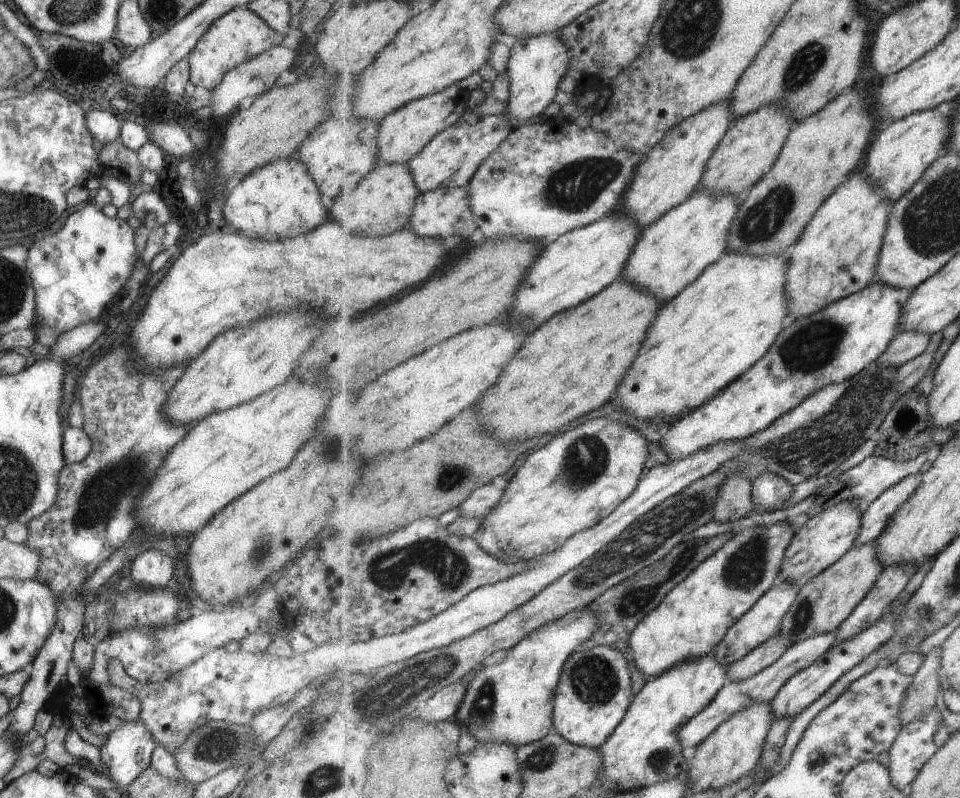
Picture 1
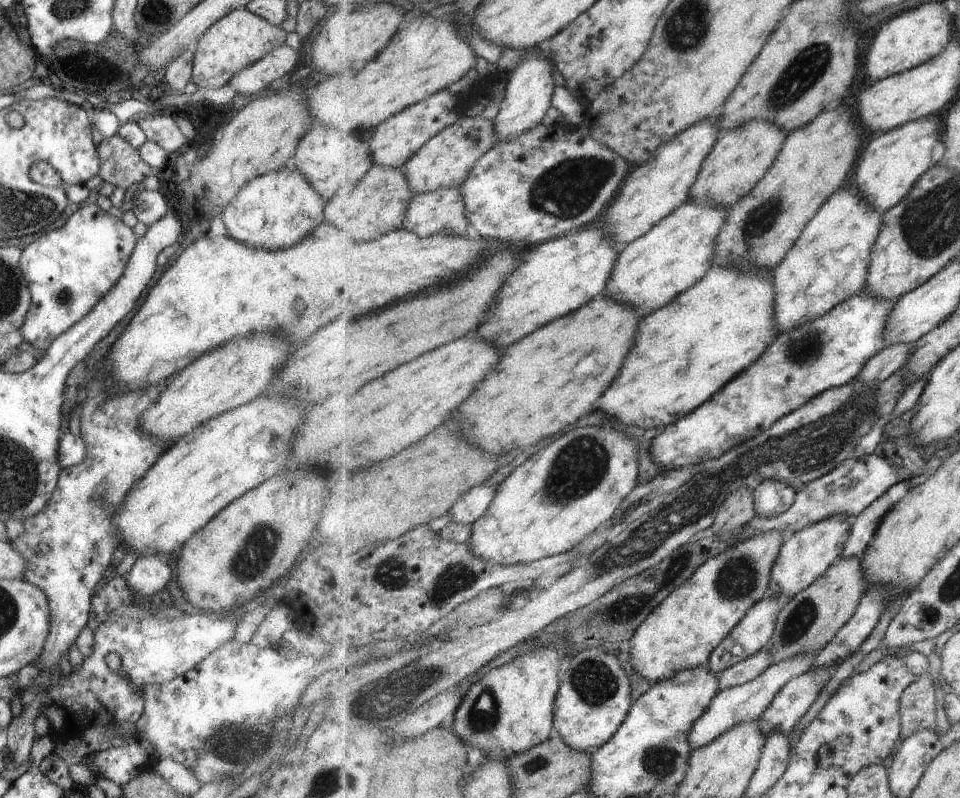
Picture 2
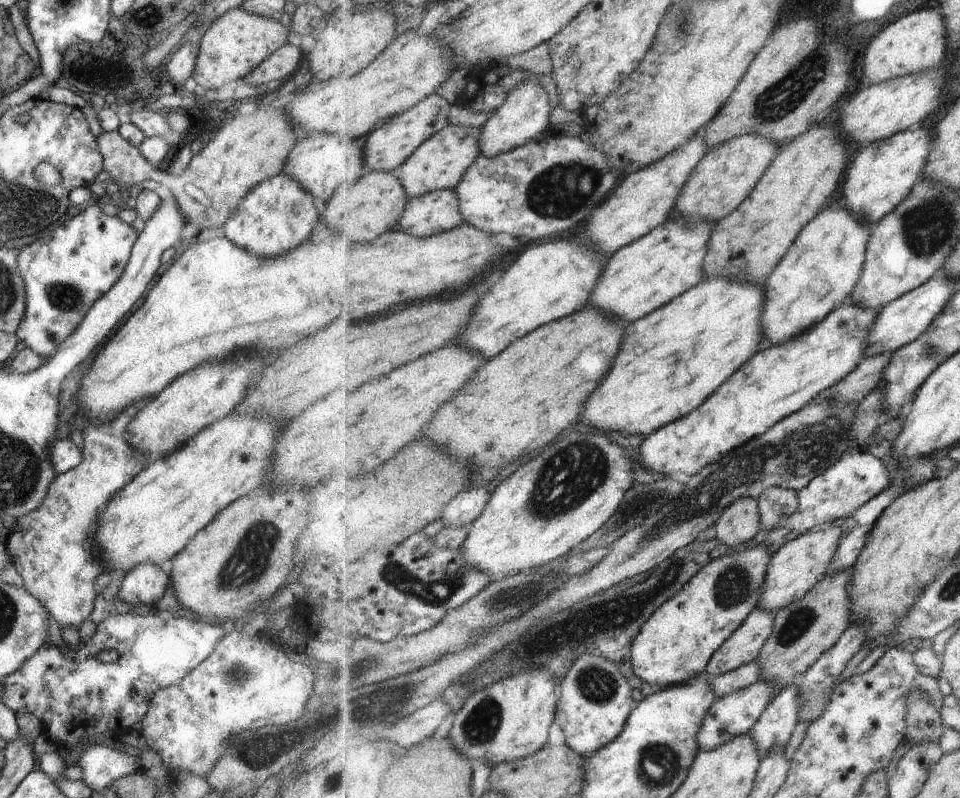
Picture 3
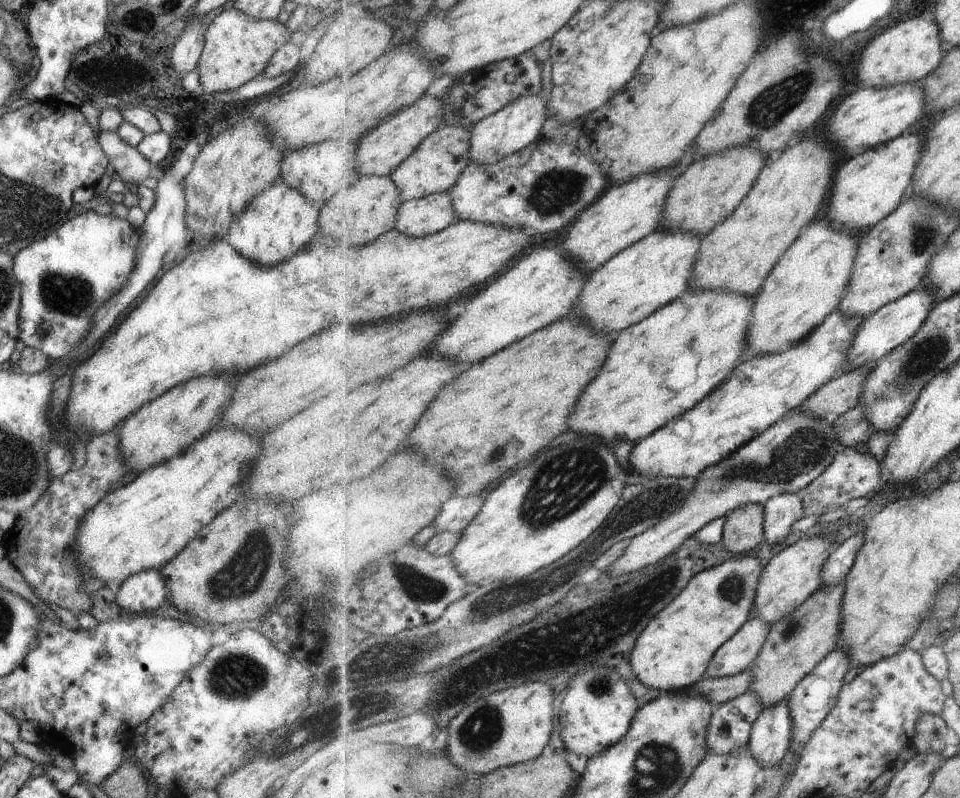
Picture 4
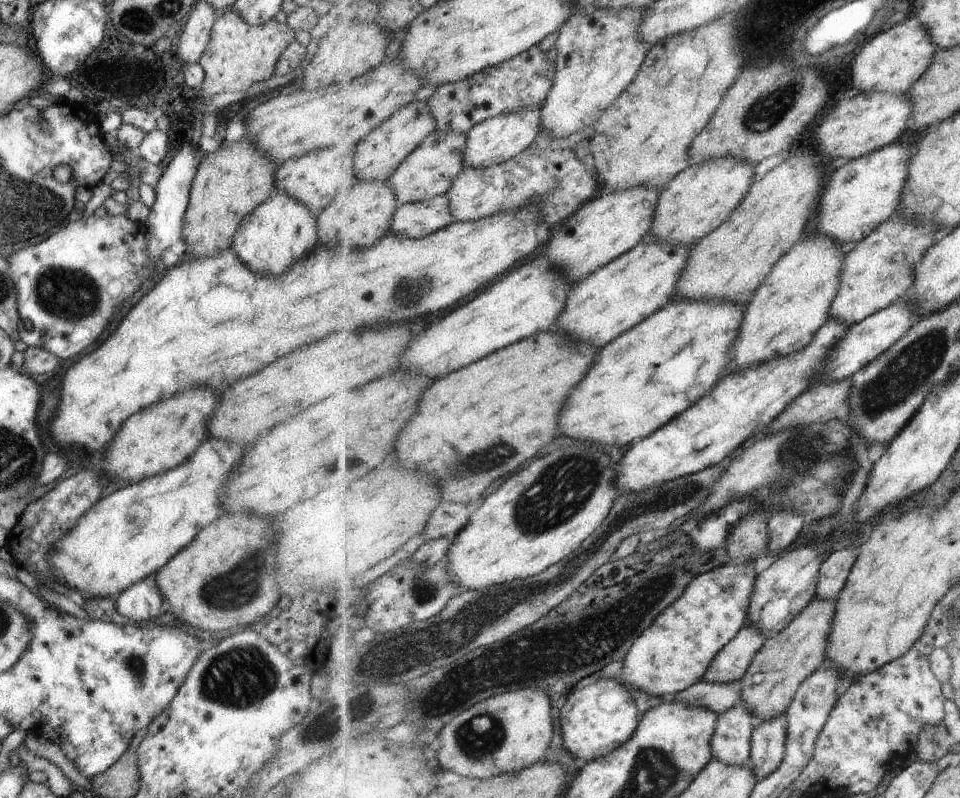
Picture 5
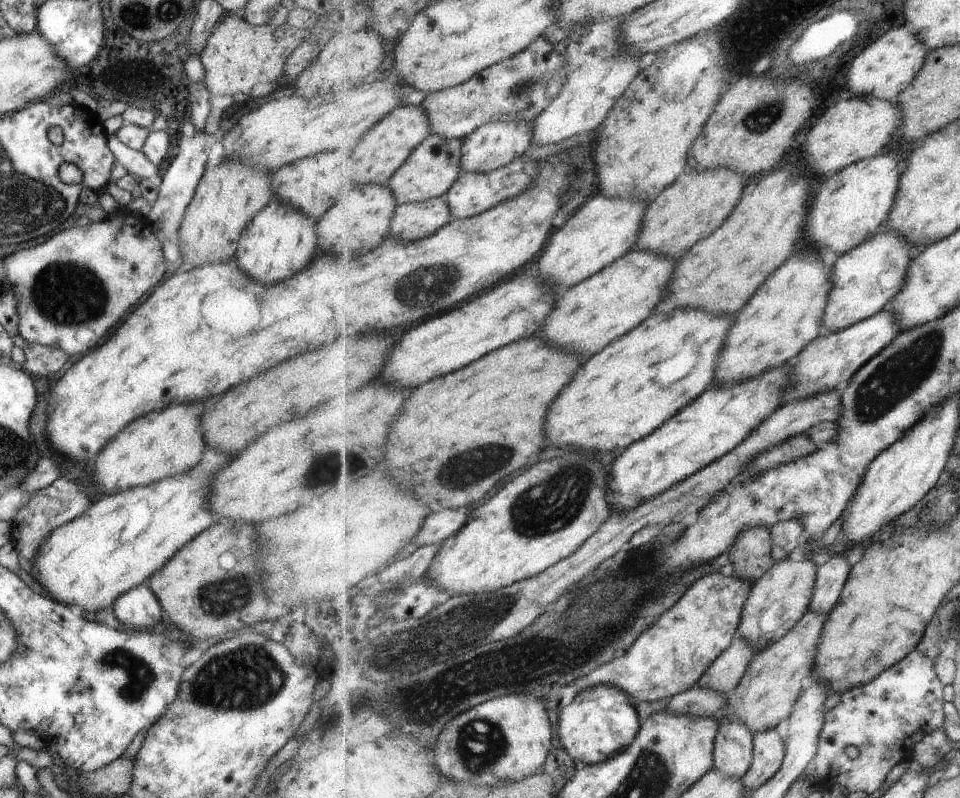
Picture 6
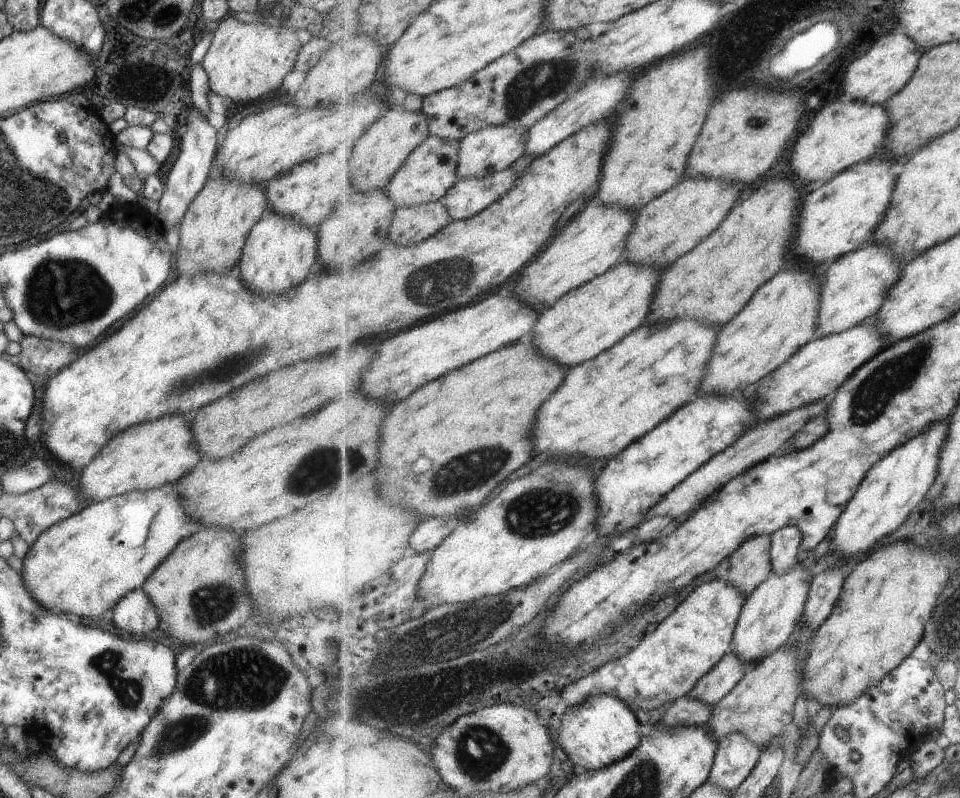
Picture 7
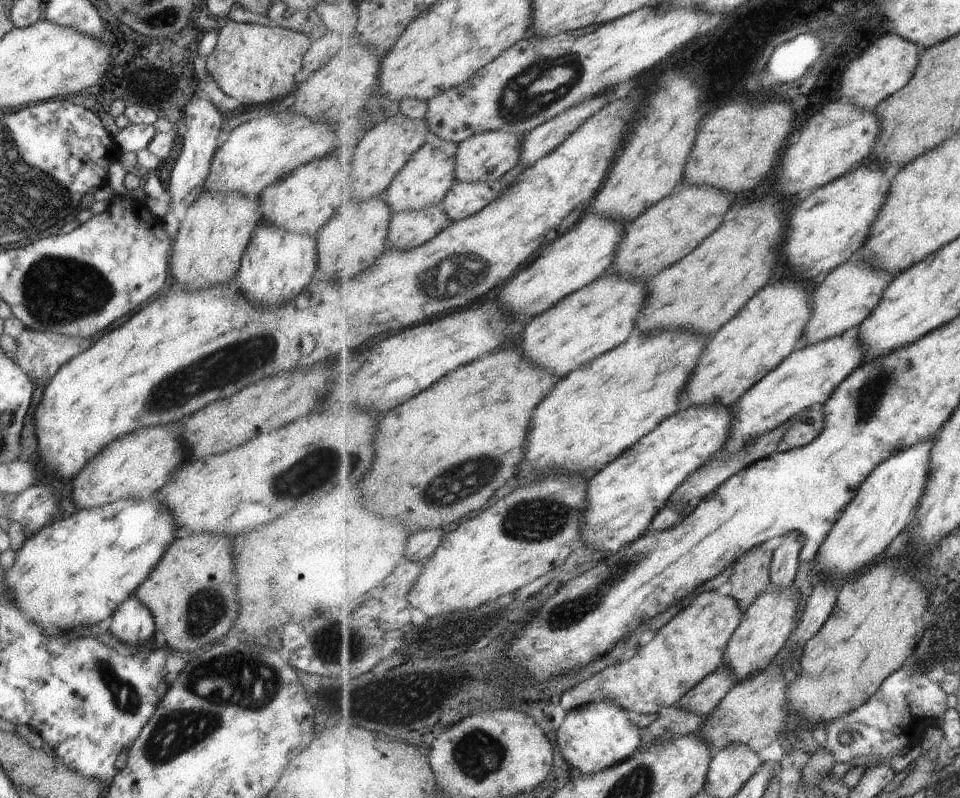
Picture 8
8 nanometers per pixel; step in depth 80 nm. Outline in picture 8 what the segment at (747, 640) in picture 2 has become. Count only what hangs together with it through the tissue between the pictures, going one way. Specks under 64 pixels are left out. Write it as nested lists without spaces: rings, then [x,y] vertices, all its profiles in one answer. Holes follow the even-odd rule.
[[[729,666],[719,667],[717,672],[707,676],[697,687],[687,692],[675,706],[706,717],[719,706],[719,703],[737,684],[734,676],[734,670]]]

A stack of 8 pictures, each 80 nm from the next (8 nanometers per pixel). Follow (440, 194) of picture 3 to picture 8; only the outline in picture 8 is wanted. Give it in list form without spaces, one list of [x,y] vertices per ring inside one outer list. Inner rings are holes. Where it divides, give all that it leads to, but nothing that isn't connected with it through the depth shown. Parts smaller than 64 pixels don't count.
[[[441,205],[420,211],[393,214],[388,245],[400,251],[419,248],[431,242],[454,222]]]

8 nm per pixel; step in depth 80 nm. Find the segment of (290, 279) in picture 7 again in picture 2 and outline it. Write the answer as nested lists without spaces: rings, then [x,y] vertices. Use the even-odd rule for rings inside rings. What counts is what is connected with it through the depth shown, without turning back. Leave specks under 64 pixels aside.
[[[289,164],[248,180],[221,211],[220,220],[231,238],[256,248],[285,249],[324,222],[322,198],[307,179]]]

